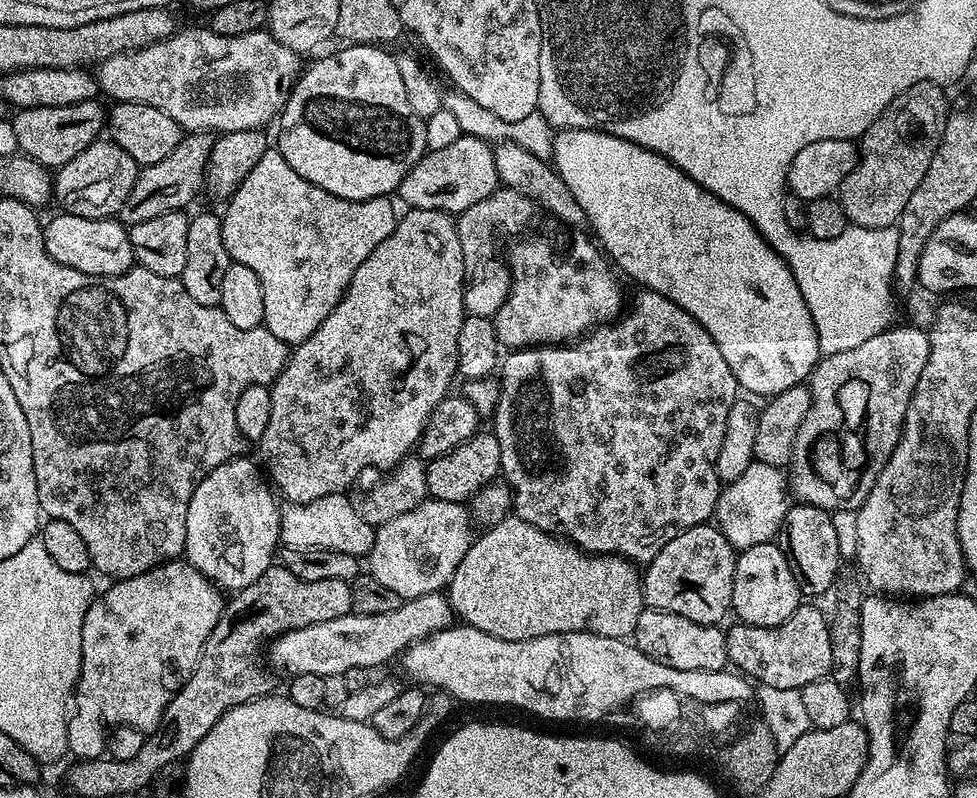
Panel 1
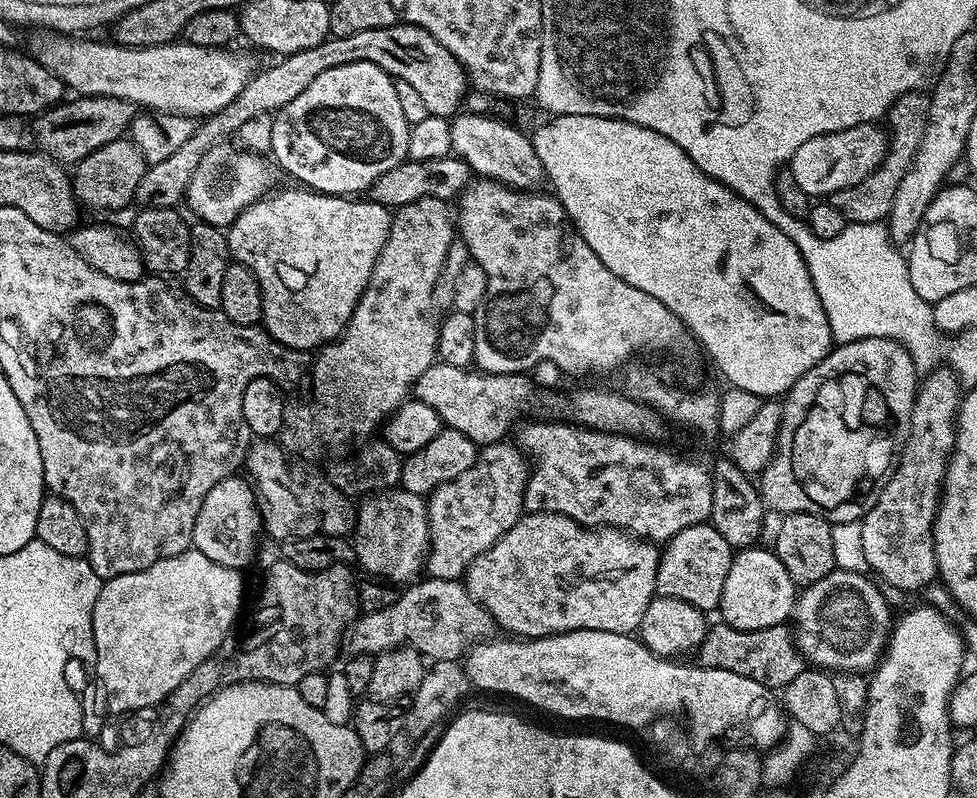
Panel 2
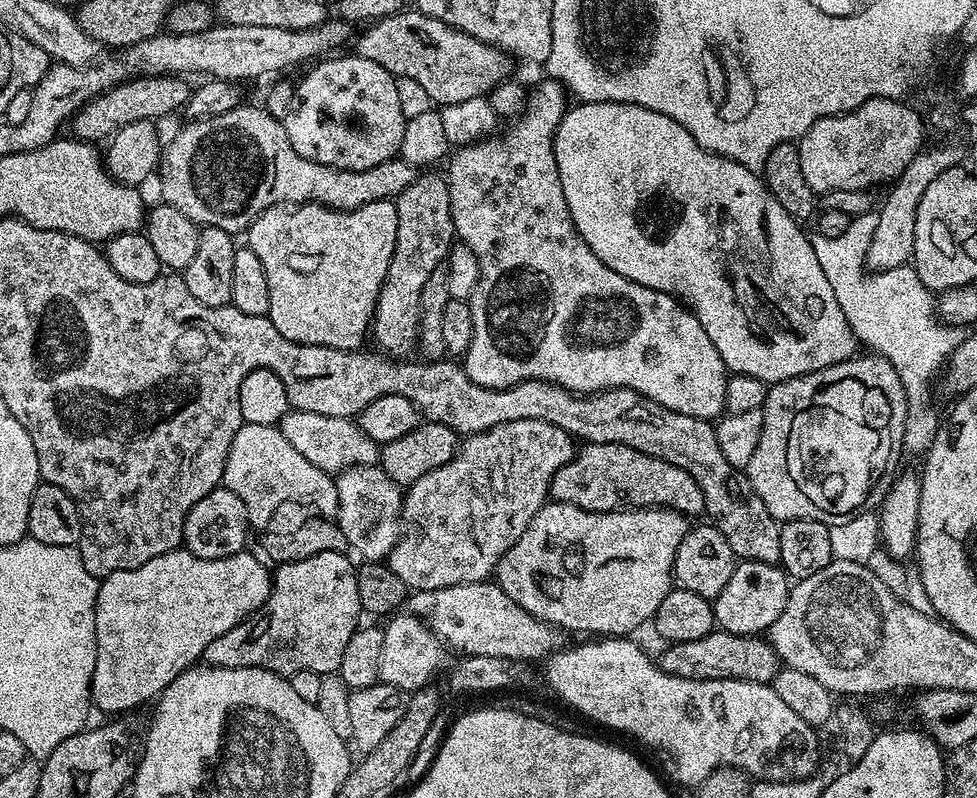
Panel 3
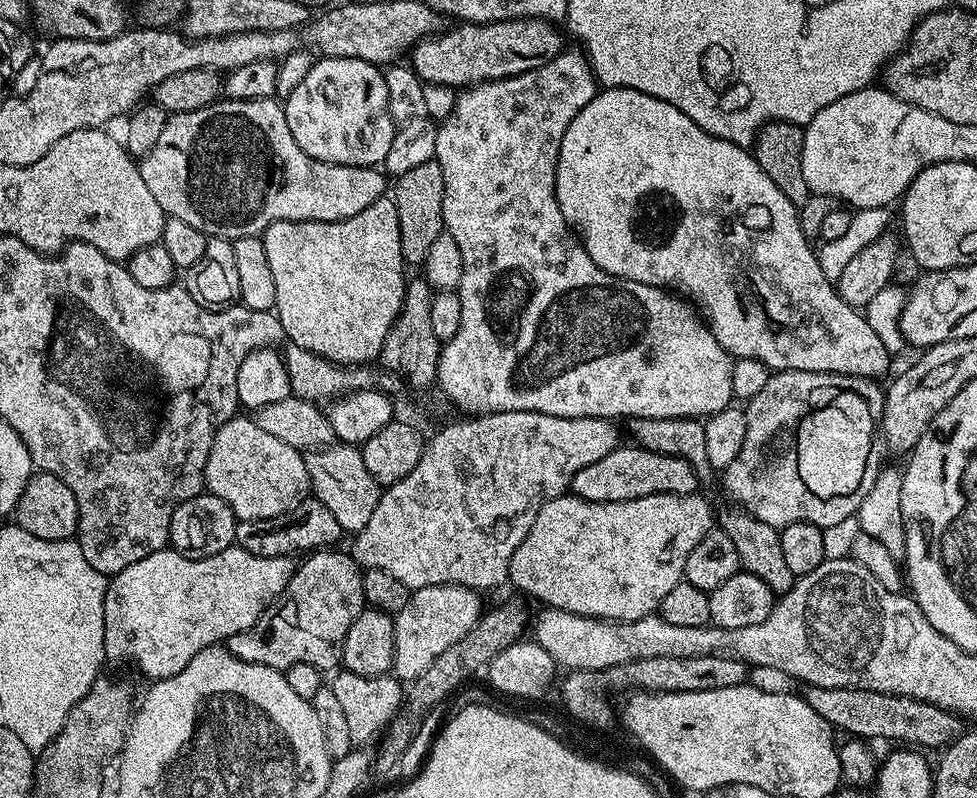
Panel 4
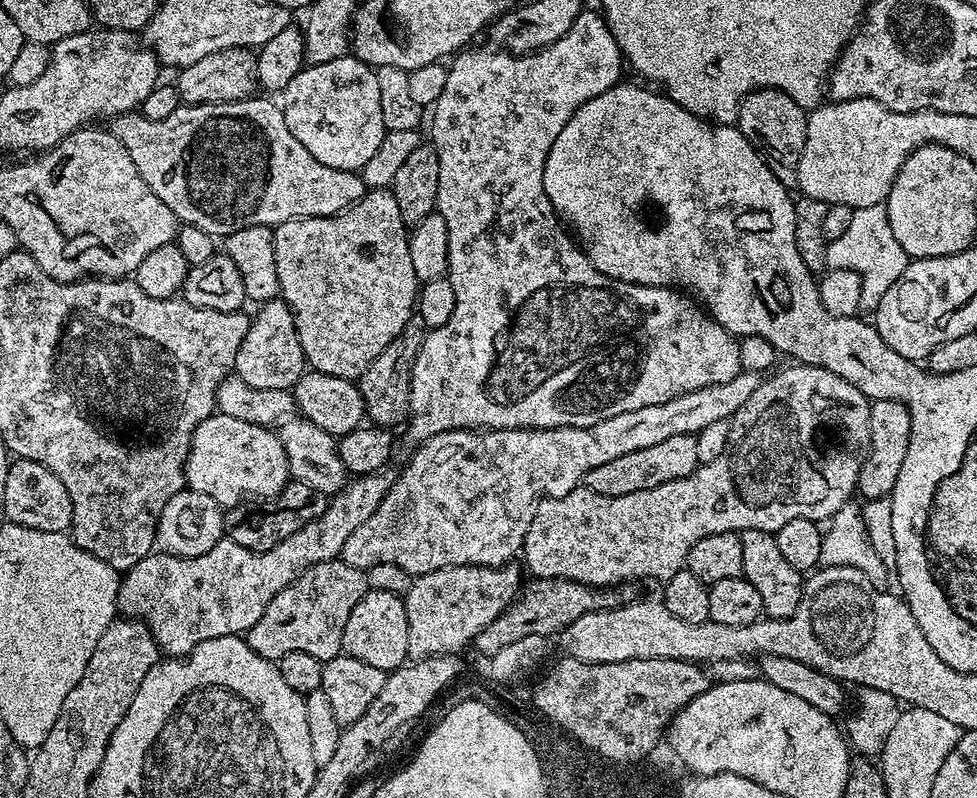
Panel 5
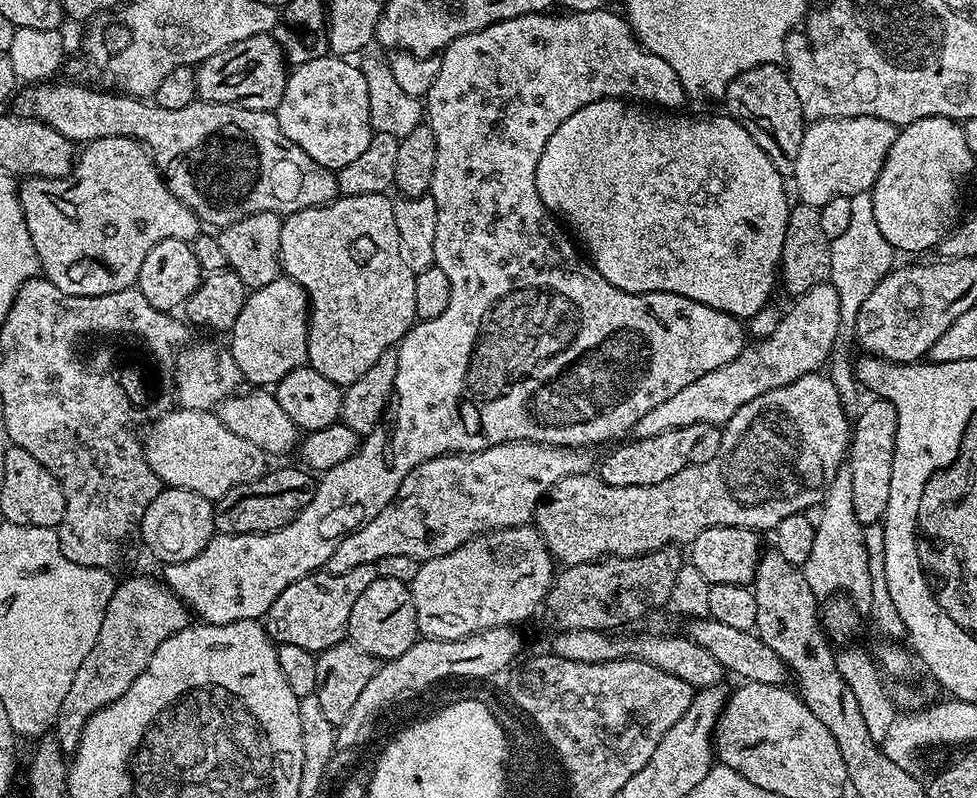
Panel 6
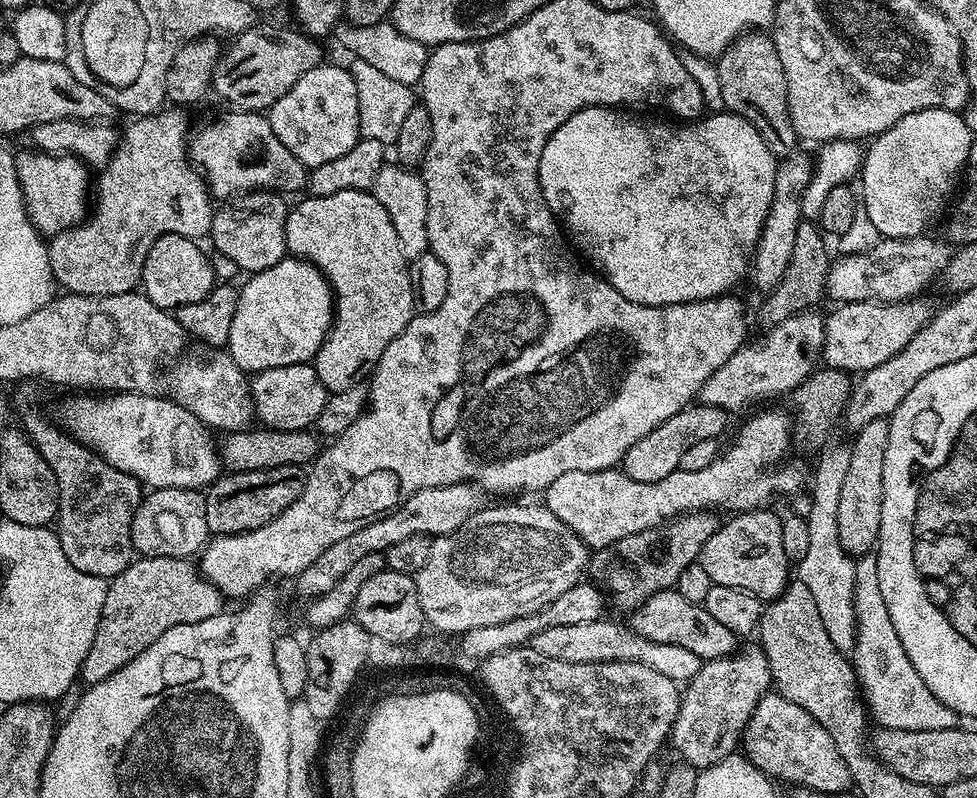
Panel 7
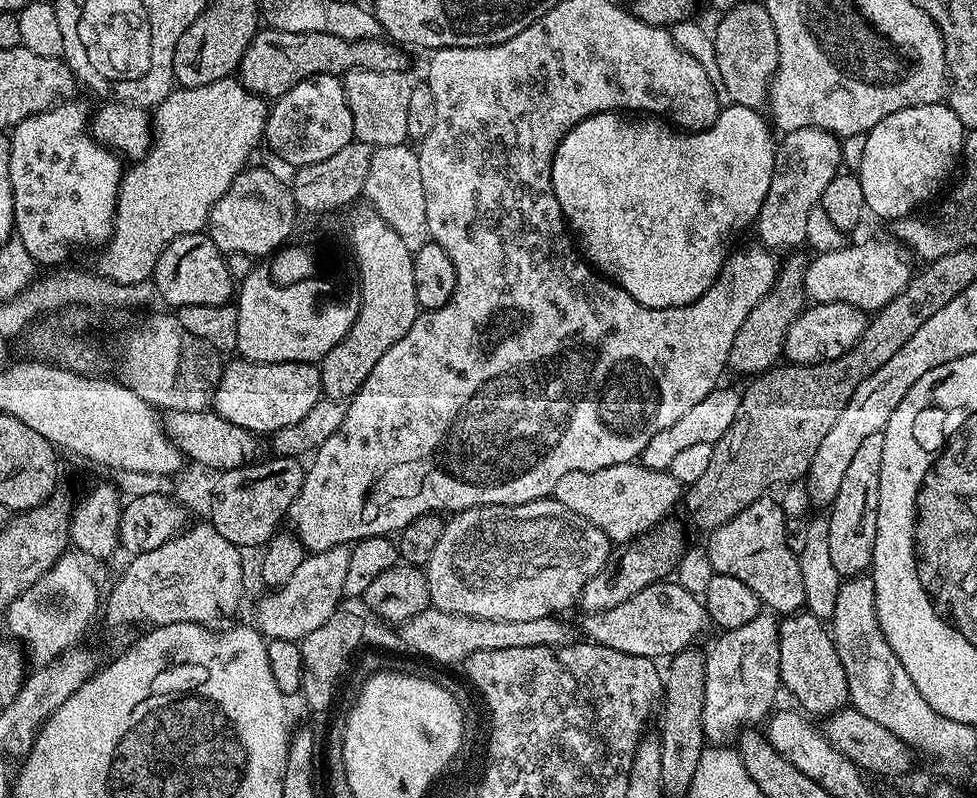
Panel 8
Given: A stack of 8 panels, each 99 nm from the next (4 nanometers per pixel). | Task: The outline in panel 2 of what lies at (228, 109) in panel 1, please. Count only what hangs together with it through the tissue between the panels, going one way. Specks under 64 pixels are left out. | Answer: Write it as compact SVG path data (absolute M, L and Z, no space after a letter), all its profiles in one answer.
M53 30L41 32L44 33L33 42L31 51L40 63L63 78L71 91L73 88L73 93L82 96L114 96L157 112L204 112L200 114L212 116L230 106L230 102L234 102L234 98L238 98L238 94L246 90L258 71L258 65L246 53L230 52L227 47L204 48L189 42L173 42L145 48L128 48L115 42L103 44L100 40L84 40L88 38L80 34L65 34Z

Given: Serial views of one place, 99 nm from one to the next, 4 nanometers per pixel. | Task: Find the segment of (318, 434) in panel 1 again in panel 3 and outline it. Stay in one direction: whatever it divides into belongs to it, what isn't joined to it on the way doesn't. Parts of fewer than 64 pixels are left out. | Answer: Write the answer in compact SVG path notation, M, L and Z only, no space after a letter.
M428 174L417 175L416 180L410 182L410 186L406 186L406 190L402 190L402 194L398 194L394 201L398 210L398 238L394 242L390 270L386 270L384 285L376 303L376 315L372 317L371 339L373 341L376 339L375 347L381 353L392 358L407 357L404 355L414 348L414 337L417 335L420 322L422 286L426 286L426 282L430 282L430 274L434 274L434 270L447 261L456 236L456 227L450 214L450 190L447 179L443 175L424 175Z

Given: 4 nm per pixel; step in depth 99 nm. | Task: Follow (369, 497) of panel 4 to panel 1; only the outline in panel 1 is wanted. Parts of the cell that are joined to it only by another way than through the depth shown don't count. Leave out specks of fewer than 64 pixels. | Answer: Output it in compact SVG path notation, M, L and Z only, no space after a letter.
M423 500L414 510L398 514L398 518L376 529L372 549L366 557L367 571L378 578L382 586L394 590L401 601L447 589L454 570L458 570L458 562L462 562L466 550L470 550L474 539L472 528L474 521L464 504Z

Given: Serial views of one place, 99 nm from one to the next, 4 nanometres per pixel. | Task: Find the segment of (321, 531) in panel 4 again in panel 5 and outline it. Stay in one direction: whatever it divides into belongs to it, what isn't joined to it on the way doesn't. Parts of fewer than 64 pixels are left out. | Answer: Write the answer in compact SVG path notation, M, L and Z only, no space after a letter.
M289 479L287 486L267 506L249 506L241 502L236 507L227 509L223 513L223 535L246 550L265 552L278 546L278 542L290 538L290 534L298 534L302 526L319 518L326 510L328 501L329 497L314 490L314 486L306 486L306 482Z

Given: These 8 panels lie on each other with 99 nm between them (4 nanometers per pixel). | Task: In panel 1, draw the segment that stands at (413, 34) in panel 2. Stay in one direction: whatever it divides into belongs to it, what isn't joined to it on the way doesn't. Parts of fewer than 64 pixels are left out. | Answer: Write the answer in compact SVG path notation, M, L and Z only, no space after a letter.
M189 132L181 135L178 146L174 146L174 150L170 150L162 162L143 165L136 173L134 190L130 190L126 202L122 202L122 210L118 213L120 223L131 226L147 222L149 218L158 218L158 214L187 209L187 204L196 195L201 195L204 187L204 171L210 158L213 139L211 132Z

